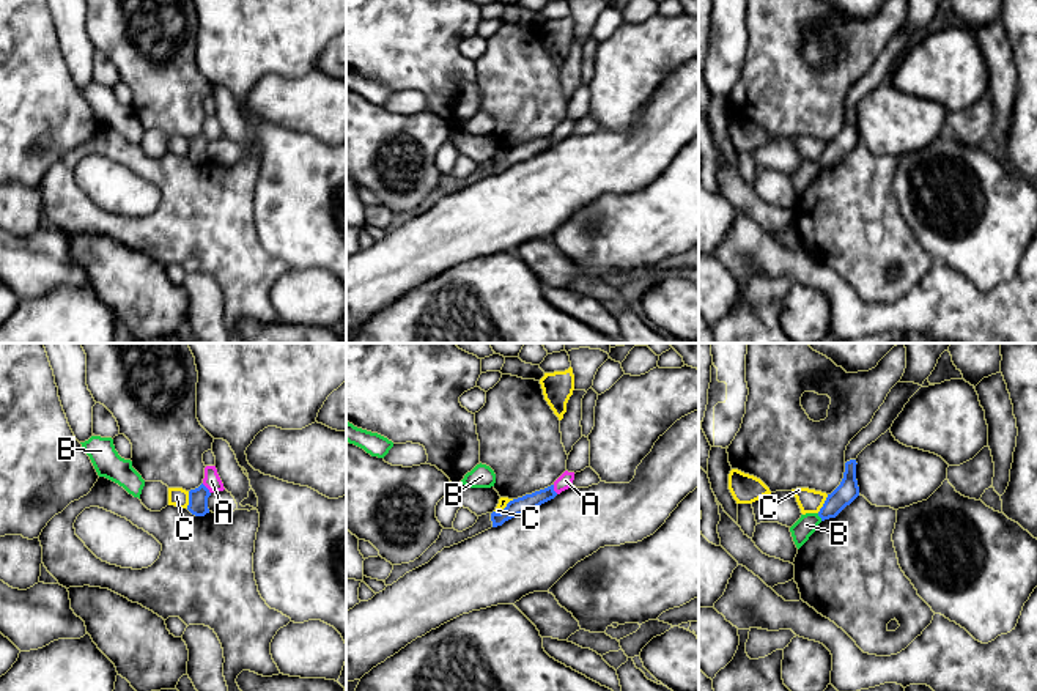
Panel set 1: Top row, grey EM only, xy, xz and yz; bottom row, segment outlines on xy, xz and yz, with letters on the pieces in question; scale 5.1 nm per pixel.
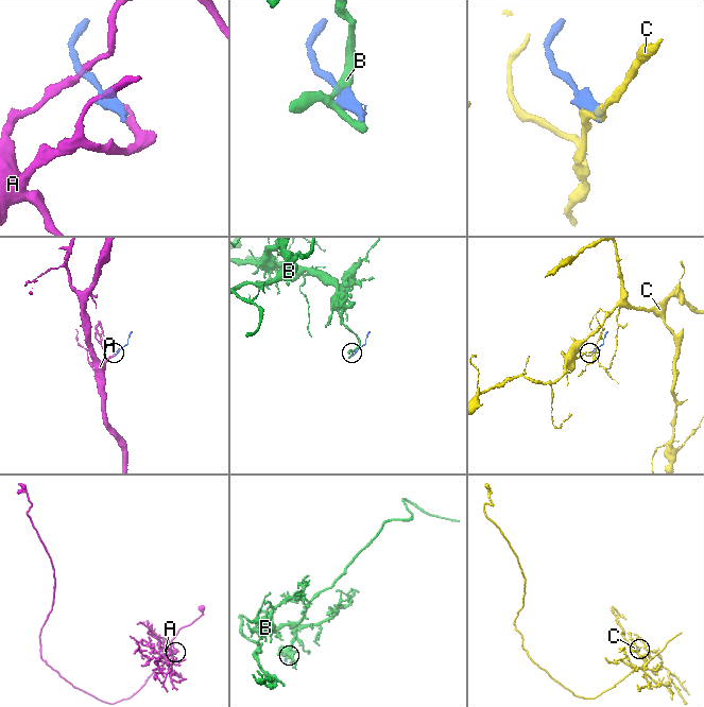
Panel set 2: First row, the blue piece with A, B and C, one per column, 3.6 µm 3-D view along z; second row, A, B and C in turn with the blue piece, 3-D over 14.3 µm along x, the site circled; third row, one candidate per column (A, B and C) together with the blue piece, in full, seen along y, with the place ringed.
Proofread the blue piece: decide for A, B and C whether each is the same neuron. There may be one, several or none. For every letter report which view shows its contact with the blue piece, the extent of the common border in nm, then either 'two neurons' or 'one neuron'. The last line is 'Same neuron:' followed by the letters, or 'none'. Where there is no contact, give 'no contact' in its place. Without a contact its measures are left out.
A: xy | 70 nm | one neuron
B: yz | 50 nm | two neurons
C: yz | 110 nm | two neurons
Same neuron: A

